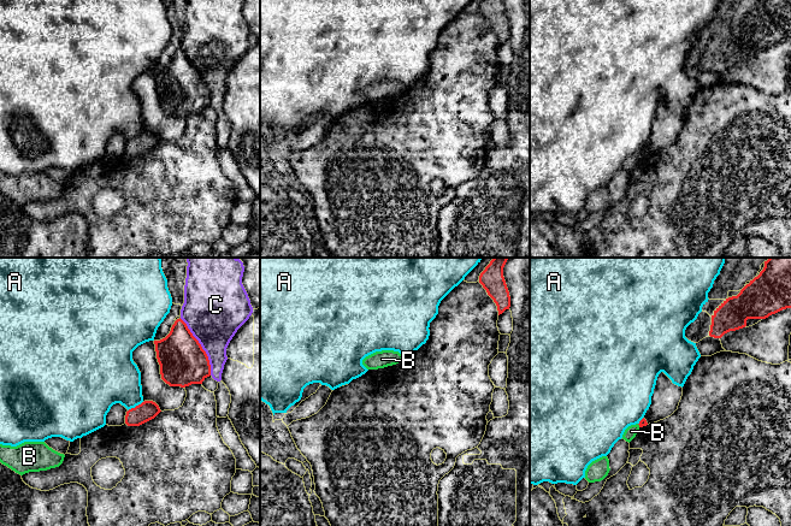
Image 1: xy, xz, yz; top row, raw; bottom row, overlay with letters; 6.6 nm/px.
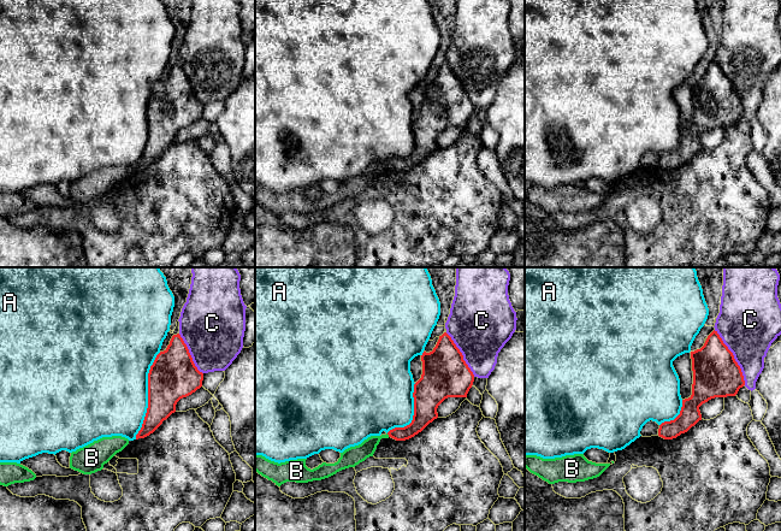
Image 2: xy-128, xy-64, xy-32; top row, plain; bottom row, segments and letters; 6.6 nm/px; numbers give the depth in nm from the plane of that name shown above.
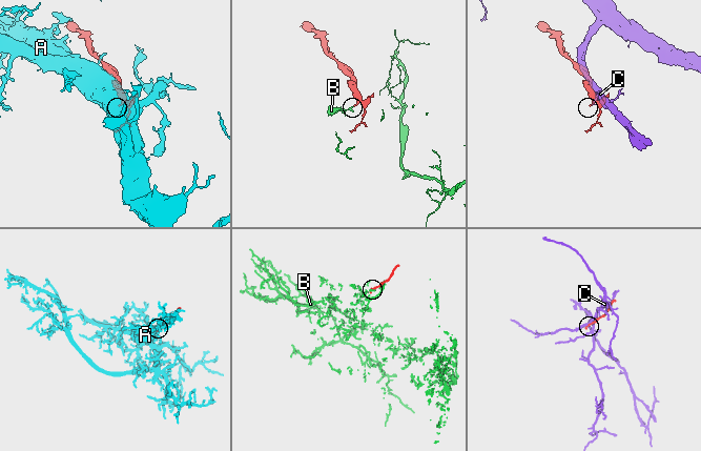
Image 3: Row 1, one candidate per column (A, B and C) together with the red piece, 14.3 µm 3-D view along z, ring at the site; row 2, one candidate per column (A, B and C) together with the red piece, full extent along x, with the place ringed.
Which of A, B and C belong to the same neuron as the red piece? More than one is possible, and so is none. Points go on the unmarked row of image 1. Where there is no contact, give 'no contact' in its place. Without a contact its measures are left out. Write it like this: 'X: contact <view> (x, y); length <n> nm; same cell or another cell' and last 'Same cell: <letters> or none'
A: contact xy (136, 136); length 120 nm; another cell
B: contact yz (638, 154); length 30 nm; another cell
C: contact xy (201, 77); length 440 nm; another cell
Same cell: none

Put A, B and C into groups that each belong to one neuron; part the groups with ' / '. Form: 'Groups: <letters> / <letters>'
Groups: A / B / C

